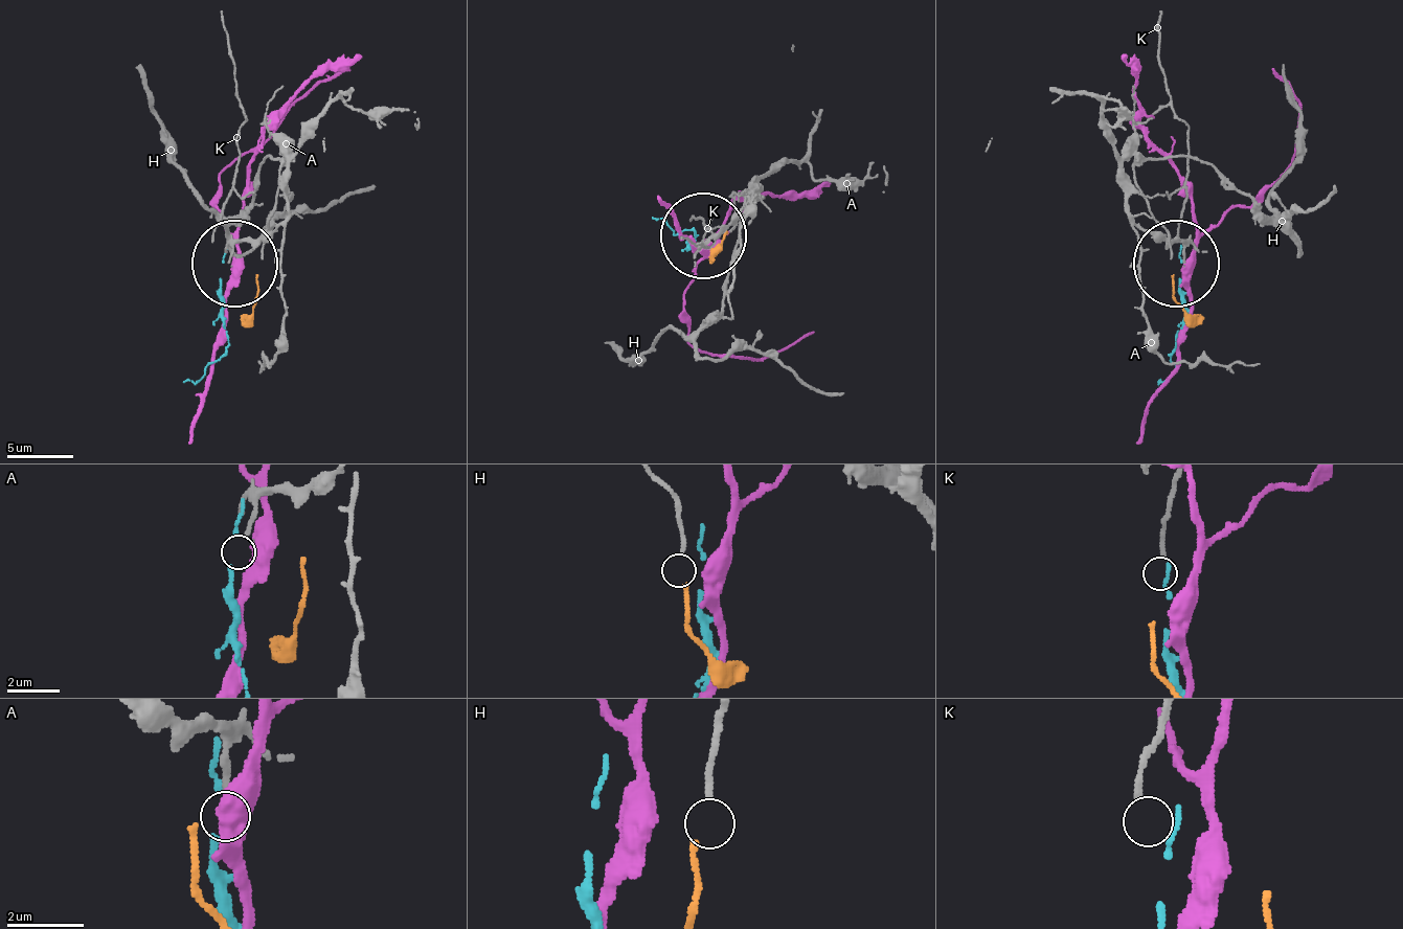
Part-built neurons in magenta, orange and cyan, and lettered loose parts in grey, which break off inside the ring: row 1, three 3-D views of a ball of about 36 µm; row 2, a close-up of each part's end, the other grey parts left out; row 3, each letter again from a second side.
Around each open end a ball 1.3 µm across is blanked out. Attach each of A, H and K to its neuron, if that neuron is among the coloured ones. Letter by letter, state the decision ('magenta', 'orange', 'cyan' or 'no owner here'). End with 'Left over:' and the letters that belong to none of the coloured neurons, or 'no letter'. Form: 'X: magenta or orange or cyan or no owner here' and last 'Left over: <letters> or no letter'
A: cyan
H: orange
K: no owner here
Left over: K

